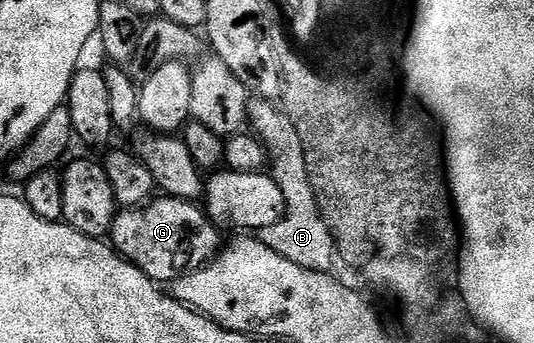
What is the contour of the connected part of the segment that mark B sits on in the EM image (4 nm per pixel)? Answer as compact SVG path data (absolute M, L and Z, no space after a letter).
M264 97L249 100L247 122L250 127L252 125L253 134L266 150L270 174L276 185L280 186L285 201L285 213L281 219L276 224L264 226L256 232L256 238L296 265L313 271L329 272L333 261L336 261L335 243L318 209L306 171L305 153L294 123L277 104Z

